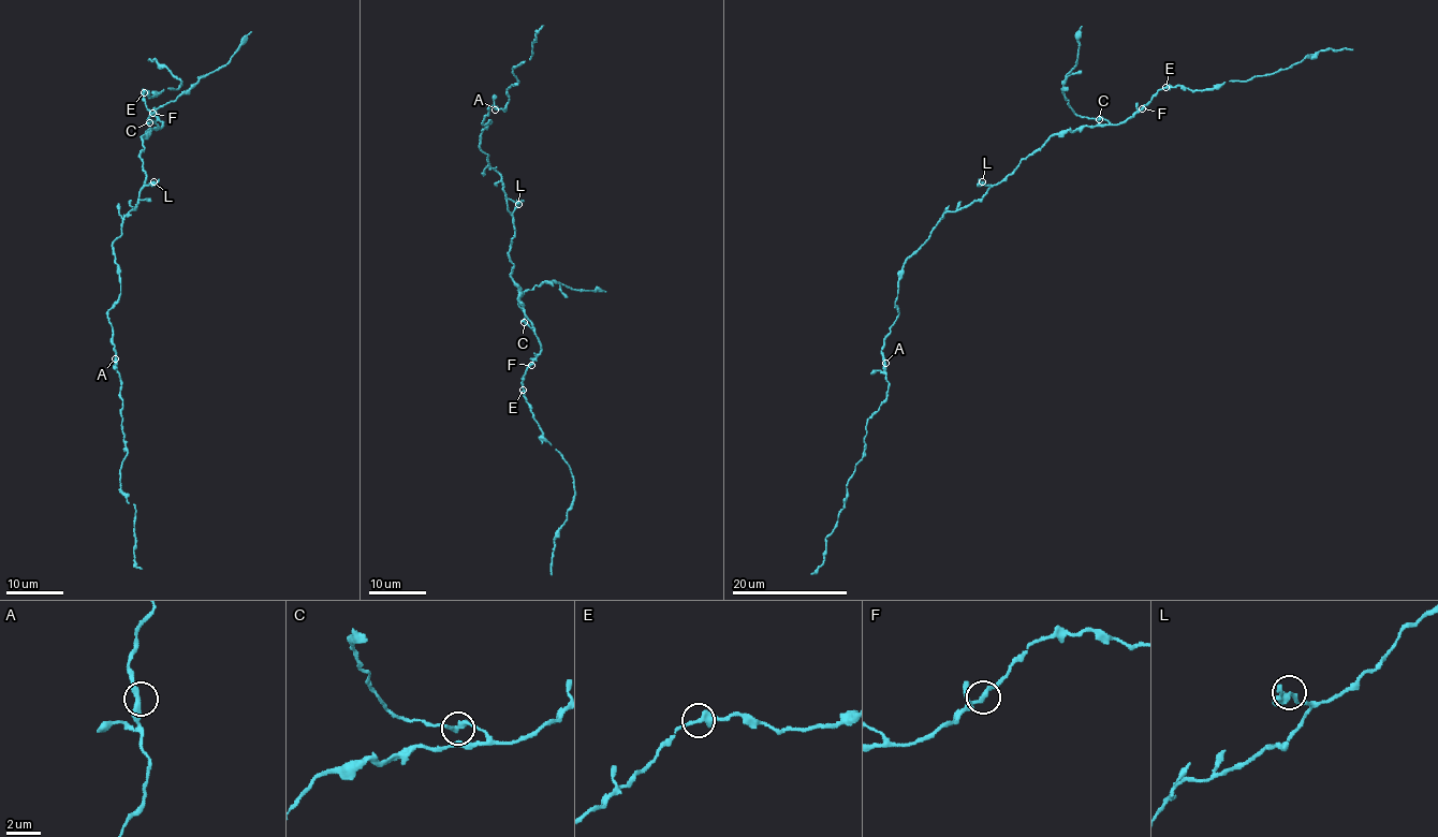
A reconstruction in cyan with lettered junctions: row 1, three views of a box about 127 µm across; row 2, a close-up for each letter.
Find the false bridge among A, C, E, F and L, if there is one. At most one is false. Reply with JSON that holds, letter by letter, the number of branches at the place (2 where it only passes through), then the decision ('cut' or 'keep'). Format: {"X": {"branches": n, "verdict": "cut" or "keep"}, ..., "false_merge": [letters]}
{"A": {"branches": 2, "verdict": "keep"}, "C": {"branches": 2, "verdict": "cut"}, "E": {"branches": 2, "verdict": "keep"}, "F": {"branches": 2, "verdict": "keep"}, "L": {"branches": 2, "verdict": "keep"}, "false_merge": ["C"]}

